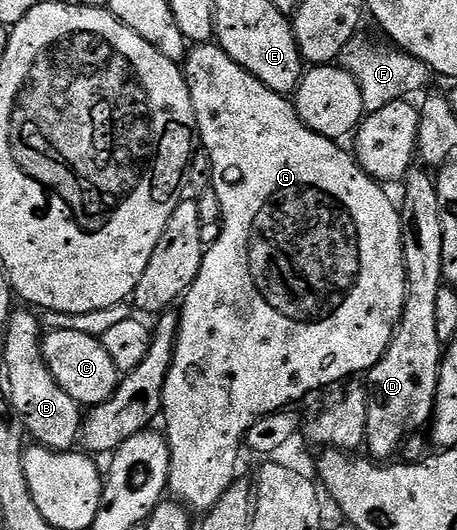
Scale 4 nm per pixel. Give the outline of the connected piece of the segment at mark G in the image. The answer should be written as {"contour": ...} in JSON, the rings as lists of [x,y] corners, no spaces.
{"contour":[[[215,42],[195,45],[183,61],[182,71],[188,79],[188,98],[196,115],[198,140],[212,163],[210,188],[211,191],[216,191],[216,200],[220,203],[221,224],[216,241],[207,245],[198,278],[194,278],[190,290],[178,308],[180,329],[176,331],[176,353],[166,374],[162,428],[170,446],[168,492],[189,509],[207,510],[214,506],[214,502],[218,502],[218,498],[222,498],[222,494],[226,494],[233,480],[237,479],[236,459],[240,456],[240,448],[242,452],[242,445],[254,422],[272,412],[287,409],[295,400],[300,400],[319,388],[331,389],[349,378],[359,377],[356,376],[359,372],[360,375],[368,373],[380,361],[382,354],[386,354],[406,302],[406,270],[402,254],[400,209],[394,200],[392,204],[391,198],[384,193],[387,191],[362,171],[356,163],[355,155],[349,149],[347,152],[346,149],[340,148],[344,146],[337,141],[310,130],[300,121],[295,103],[289,97],[280,96],[262,82],[258,82],[254,74],[238,66],[238,62],[234,62],[234,58],[226,55]]]}

